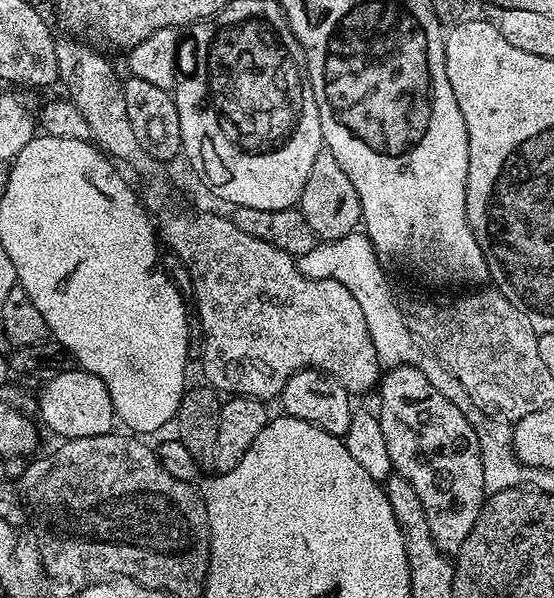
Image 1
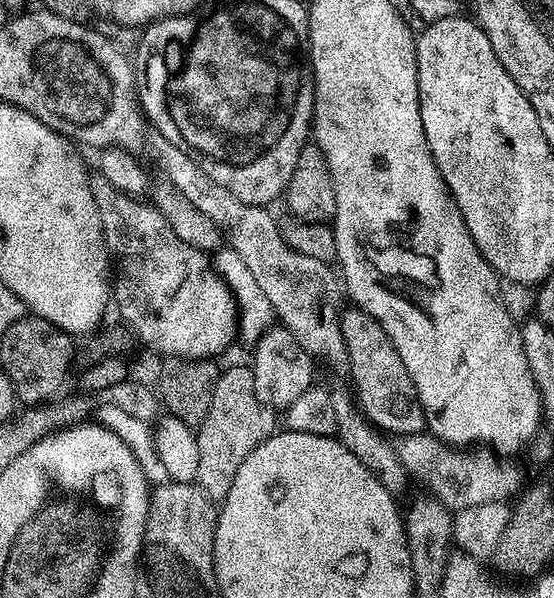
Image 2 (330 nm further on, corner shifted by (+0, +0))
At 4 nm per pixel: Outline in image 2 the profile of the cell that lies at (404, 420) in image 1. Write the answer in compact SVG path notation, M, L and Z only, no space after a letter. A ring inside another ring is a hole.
M348 306L341 311L340 329L346 346L346 364L352 367L352 384L358 407L377 428L387 429L388 412L396 412L400 420L408 420L418 408L416 387L402 362L398 350L390 342L386 330L369 312Z

